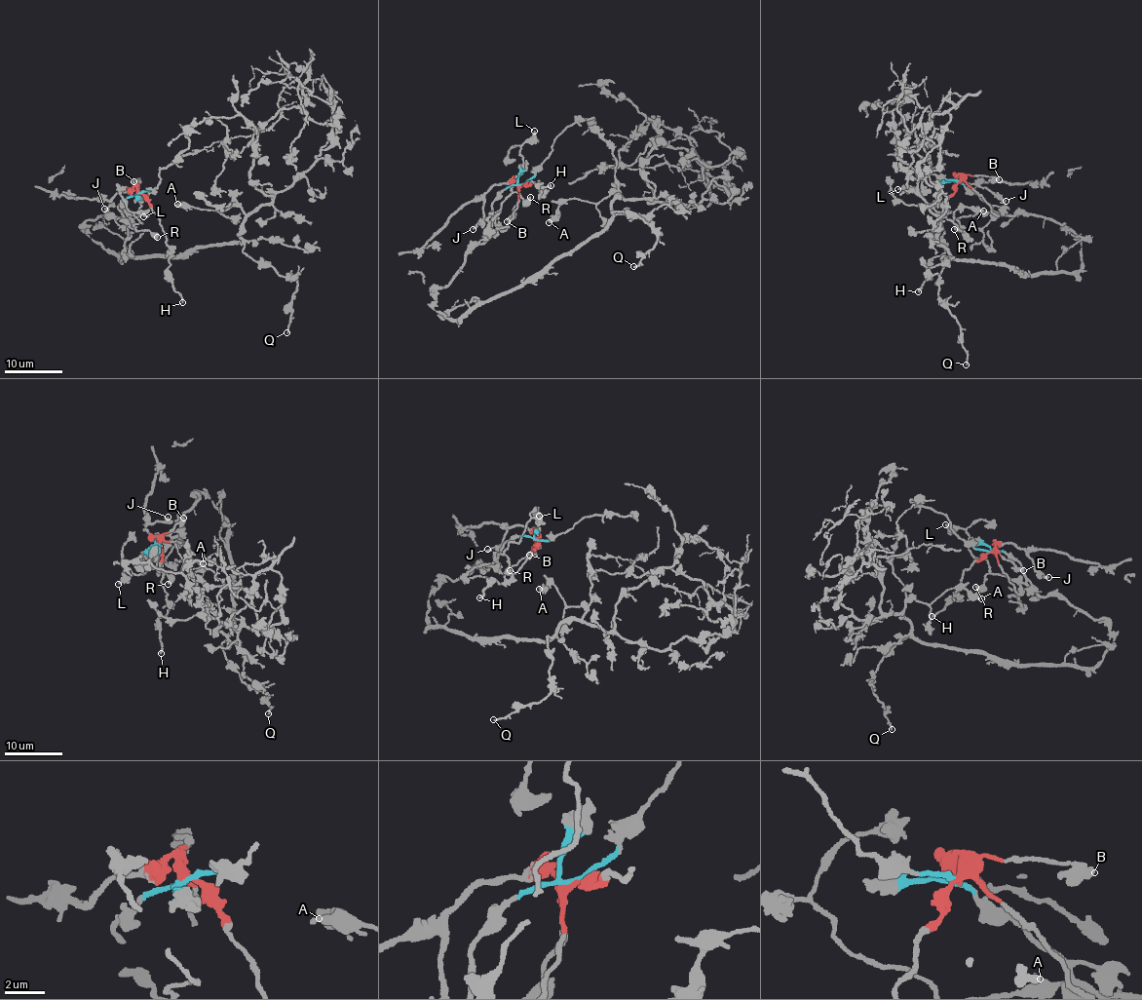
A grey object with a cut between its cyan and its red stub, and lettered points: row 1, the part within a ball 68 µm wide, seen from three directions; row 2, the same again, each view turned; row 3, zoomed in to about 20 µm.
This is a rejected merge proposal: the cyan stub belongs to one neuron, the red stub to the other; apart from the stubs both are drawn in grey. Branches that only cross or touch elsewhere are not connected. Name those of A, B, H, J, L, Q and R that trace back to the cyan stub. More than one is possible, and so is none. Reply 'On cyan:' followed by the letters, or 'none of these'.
On cyan: A, L, Q, R

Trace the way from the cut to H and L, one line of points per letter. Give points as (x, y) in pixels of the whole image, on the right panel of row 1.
H: (957, 181), (956, 190), (941, 211), (944, 251), (929, 260), (928, 275), (918, 292)
L: (957, 181), (991, 209), (956, 217), (946, 209), (929, 204), (915, 188), (897, 189)

